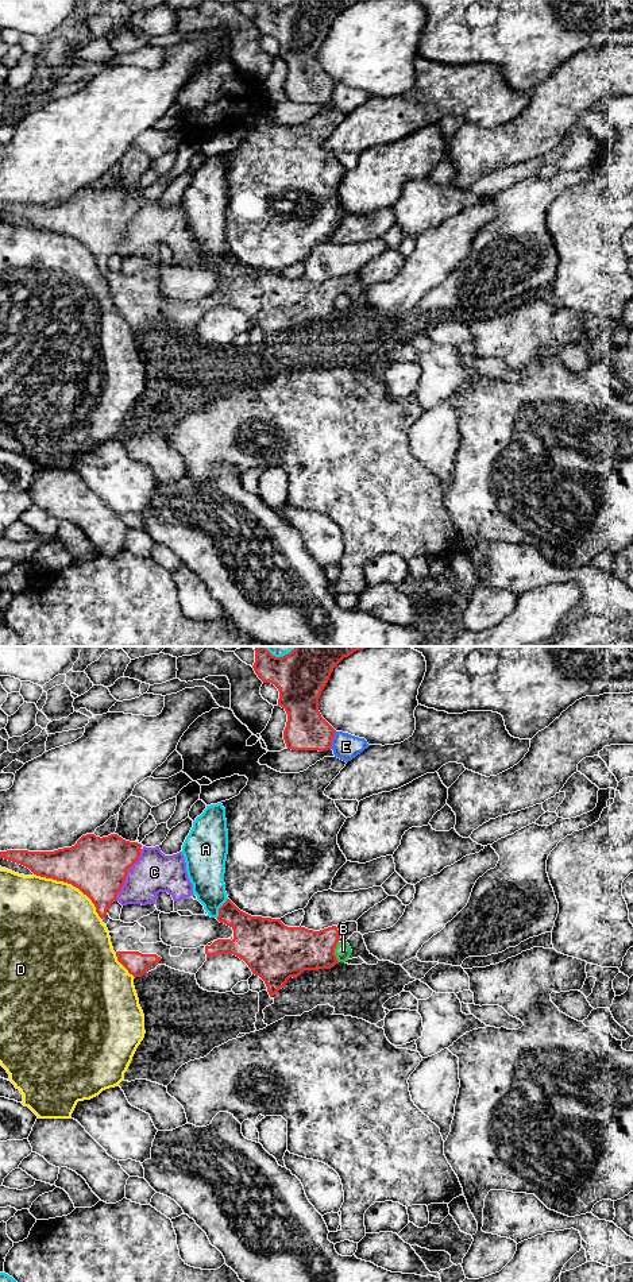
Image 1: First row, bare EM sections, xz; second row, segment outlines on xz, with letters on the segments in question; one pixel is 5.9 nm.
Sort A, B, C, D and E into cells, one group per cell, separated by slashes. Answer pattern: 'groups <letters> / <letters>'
groups A / B C / D / E

